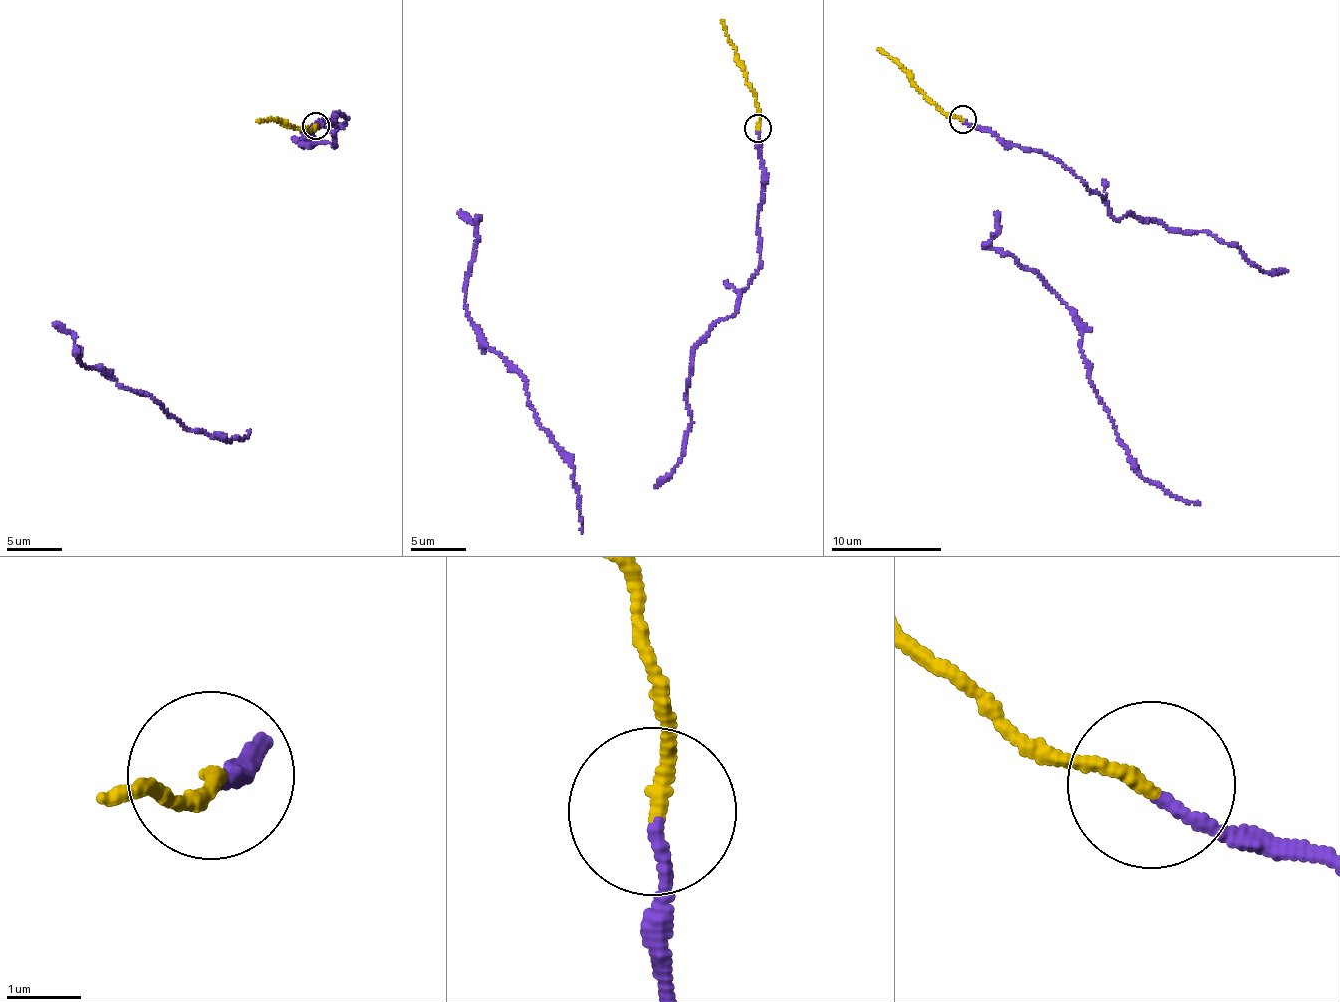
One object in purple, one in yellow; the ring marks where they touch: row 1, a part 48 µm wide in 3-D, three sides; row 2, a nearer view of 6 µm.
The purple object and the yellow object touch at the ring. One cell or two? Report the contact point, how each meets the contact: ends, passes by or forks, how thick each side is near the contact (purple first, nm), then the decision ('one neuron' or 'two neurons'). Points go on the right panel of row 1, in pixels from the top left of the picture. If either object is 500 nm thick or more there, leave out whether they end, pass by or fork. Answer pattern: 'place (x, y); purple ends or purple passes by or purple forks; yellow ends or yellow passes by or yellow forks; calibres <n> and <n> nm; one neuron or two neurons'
place (962, 119); purple ends; yellow ends; calibres 130 and 180 nm; two neurons

